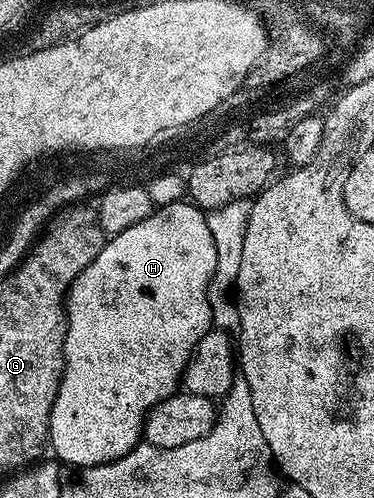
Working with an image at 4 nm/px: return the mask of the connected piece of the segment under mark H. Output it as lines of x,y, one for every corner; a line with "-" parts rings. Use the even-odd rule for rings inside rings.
179,201
164,207
157,206
152,215
138,221
138,225
130,225
130,229
111,236
98,253
98,257
94,257
94,261
90,261
90,265
86,265
86,269
78,273
78,277
72,282
71,289
68,290
66,300
68,328
64,342
64,376
60,382
58,397
54,401
54,409
50,409
50,429
48,430
50,451
57,455
55,458
61,464
69,463
70,466
76,467
75,469
83,469
97,467
103,463
113,463
114,460
130,453
136,448
136,444
141,442
144,434
144,418
148,415
148,410
161,403
163,399
177,394
182,383
184,368
191,361
198,341
202,341
204,334
213,330
210,284
213,282
215,264
214,237
210,237
207,214
191,201

